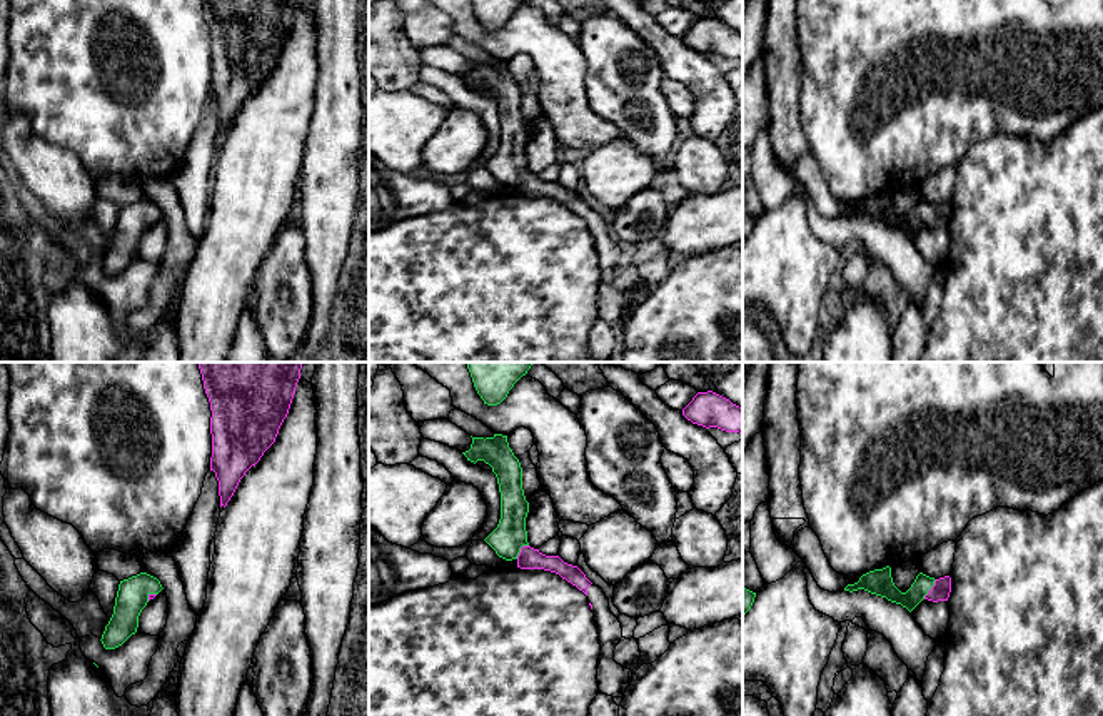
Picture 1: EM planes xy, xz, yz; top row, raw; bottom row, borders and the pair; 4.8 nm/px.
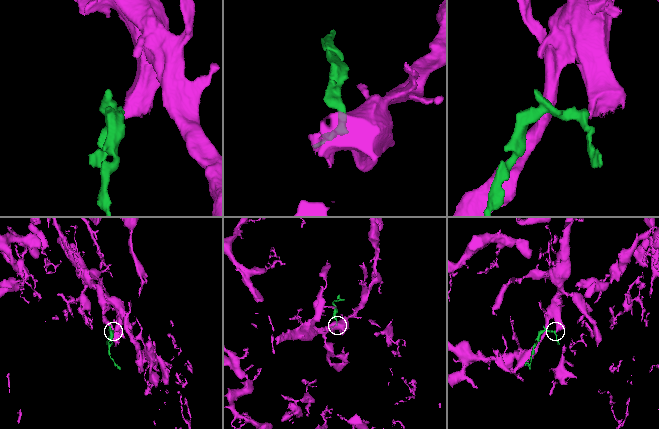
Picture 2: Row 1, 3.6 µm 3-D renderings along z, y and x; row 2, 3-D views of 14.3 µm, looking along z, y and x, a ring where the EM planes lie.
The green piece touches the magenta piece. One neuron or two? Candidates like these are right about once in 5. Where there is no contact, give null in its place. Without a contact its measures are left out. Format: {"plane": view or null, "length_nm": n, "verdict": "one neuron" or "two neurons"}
{"plane": "yz", "length_nm": 120, "verdict": "one neuron"}

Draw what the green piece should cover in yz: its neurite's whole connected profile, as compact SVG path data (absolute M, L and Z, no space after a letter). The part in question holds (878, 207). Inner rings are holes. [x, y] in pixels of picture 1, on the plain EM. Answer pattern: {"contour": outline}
{"contour": "M891 194L874 195L859 204L858 209L848 210L844 217L864 215L871 220L886 224L891 229L901 230L909 239L923 227L948 227L951 219L951 204L944 202L939 205L929 204L919 199L906 219L901 219L891 204Z"}

